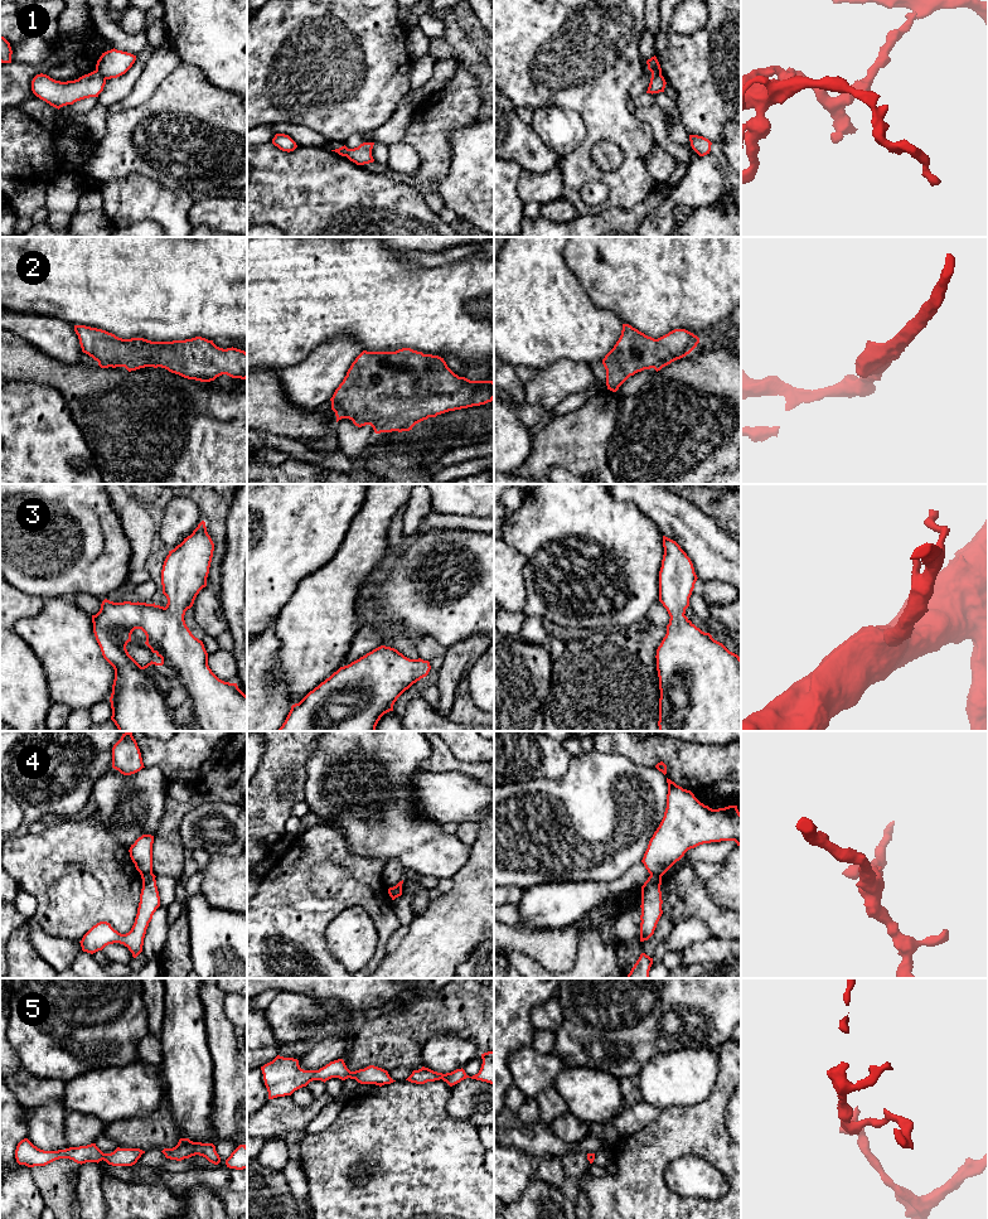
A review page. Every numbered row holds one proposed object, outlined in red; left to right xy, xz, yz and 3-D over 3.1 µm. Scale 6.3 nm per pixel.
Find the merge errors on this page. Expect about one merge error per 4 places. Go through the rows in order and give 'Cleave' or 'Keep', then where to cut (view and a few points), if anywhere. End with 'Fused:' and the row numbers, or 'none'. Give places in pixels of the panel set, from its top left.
1: Cleave. Split along xy (96, 69), (105, 80)
2: Keep. No split
3: Keep. No split
4: Cleave. Split along xy (151, 871), (141, 876)
5: Keep. No split
Fused: 1, 4

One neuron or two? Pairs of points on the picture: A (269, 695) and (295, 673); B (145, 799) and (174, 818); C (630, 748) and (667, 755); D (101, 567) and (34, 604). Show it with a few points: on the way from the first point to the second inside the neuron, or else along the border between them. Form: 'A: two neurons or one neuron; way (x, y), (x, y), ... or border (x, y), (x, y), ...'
A: two neurons; border (277, 653), (281, 681), (291, 705)
B: two neurons; border (168, 796), (164, 803), (163, 818), (154, 836)
C: one neuron; way (639, 751), (658, 751)
D: two neurons; border (14, 588), (37, 595), (43, 600)

